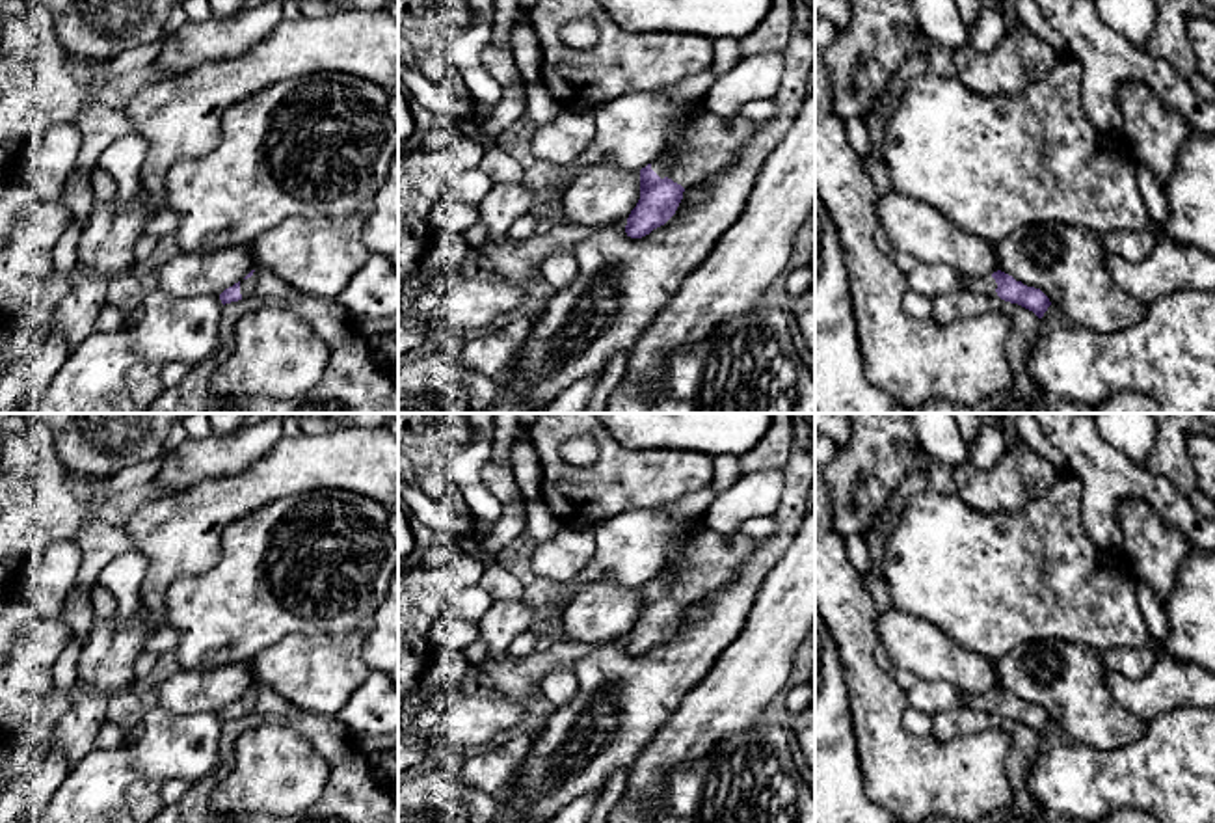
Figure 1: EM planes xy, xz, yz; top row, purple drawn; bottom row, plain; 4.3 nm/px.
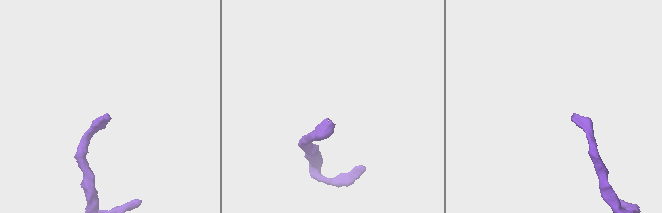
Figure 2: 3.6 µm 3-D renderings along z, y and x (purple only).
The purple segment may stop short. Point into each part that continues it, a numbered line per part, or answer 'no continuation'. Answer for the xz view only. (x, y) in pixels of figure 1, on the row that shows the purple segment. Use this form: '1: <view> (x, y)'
1: xz (711, 142)

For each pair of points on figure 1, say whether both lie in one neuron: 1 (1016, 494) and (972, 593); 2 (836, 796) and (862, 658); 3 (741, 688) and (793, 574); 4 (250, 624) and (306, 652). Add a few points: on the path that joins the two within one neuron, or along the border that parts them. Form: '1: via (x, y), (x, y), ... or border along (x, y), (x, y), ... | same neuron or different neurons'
1: border along (1031, 498), (996, 512), (966, 503) | different neurons
2: border along (843, 671), (851, 727), (860, 756) | different neurons
3: via (760, 660), (786, 611), (786, 602) | same neuron
4: border along (322, 634), (289, 634), (259, 650), (248, 661) | different neurons

